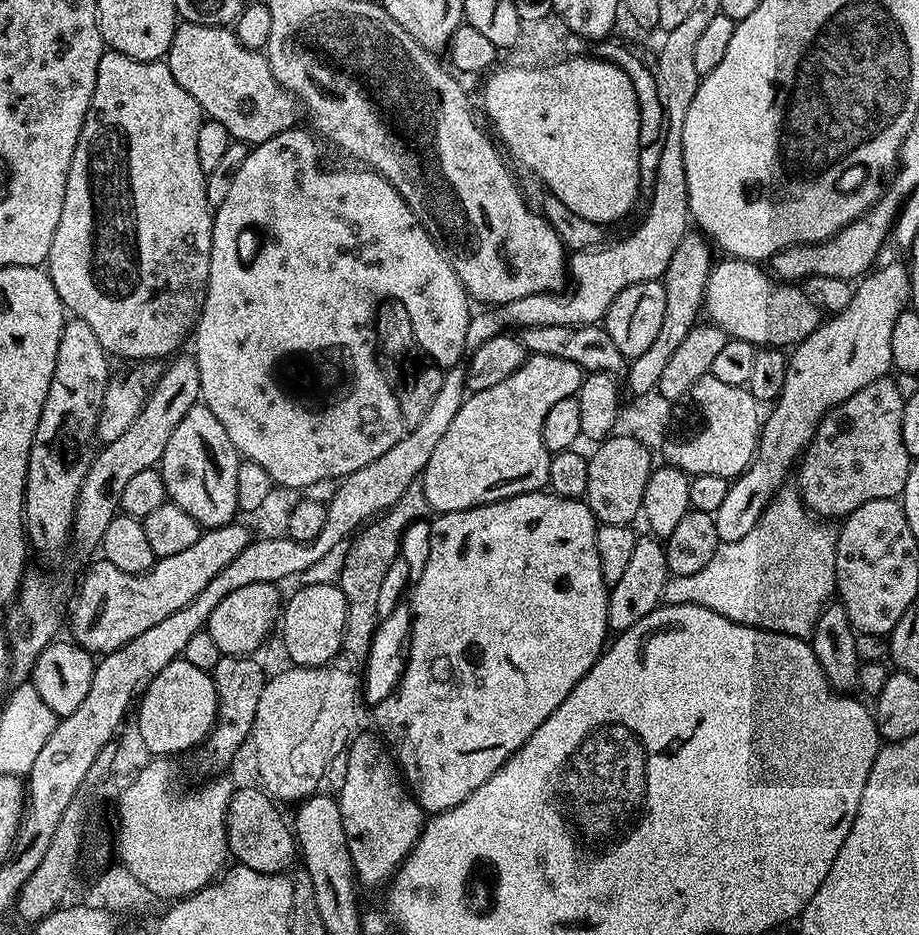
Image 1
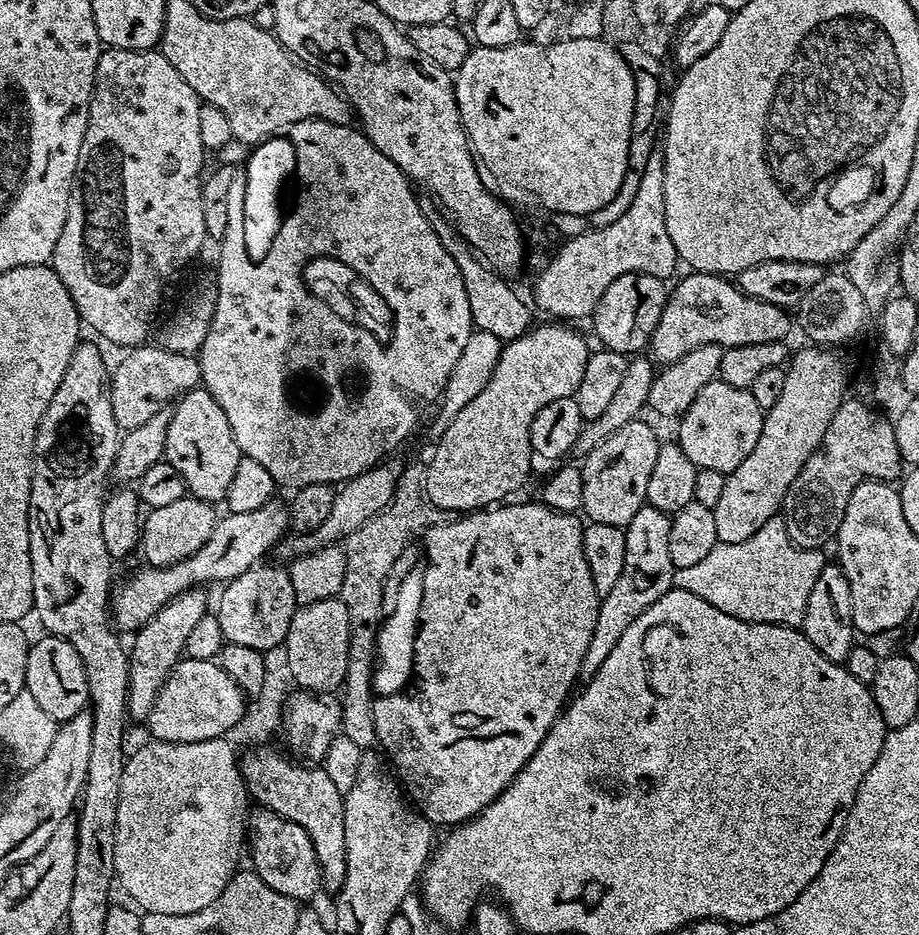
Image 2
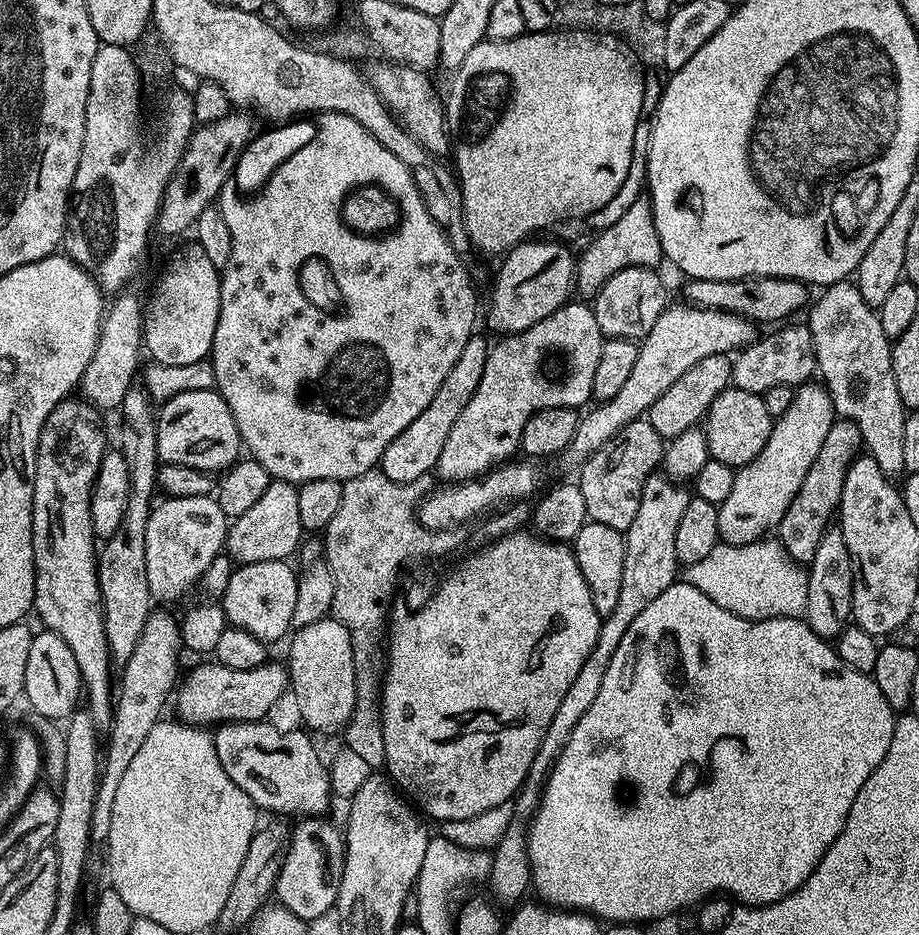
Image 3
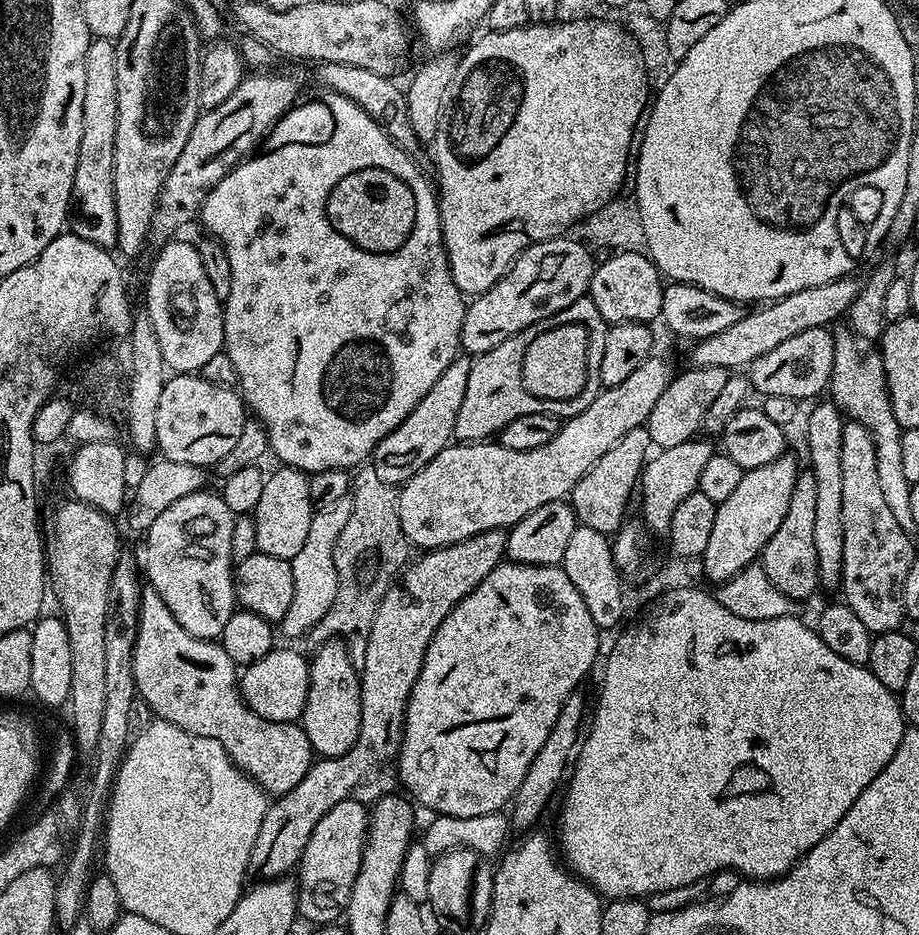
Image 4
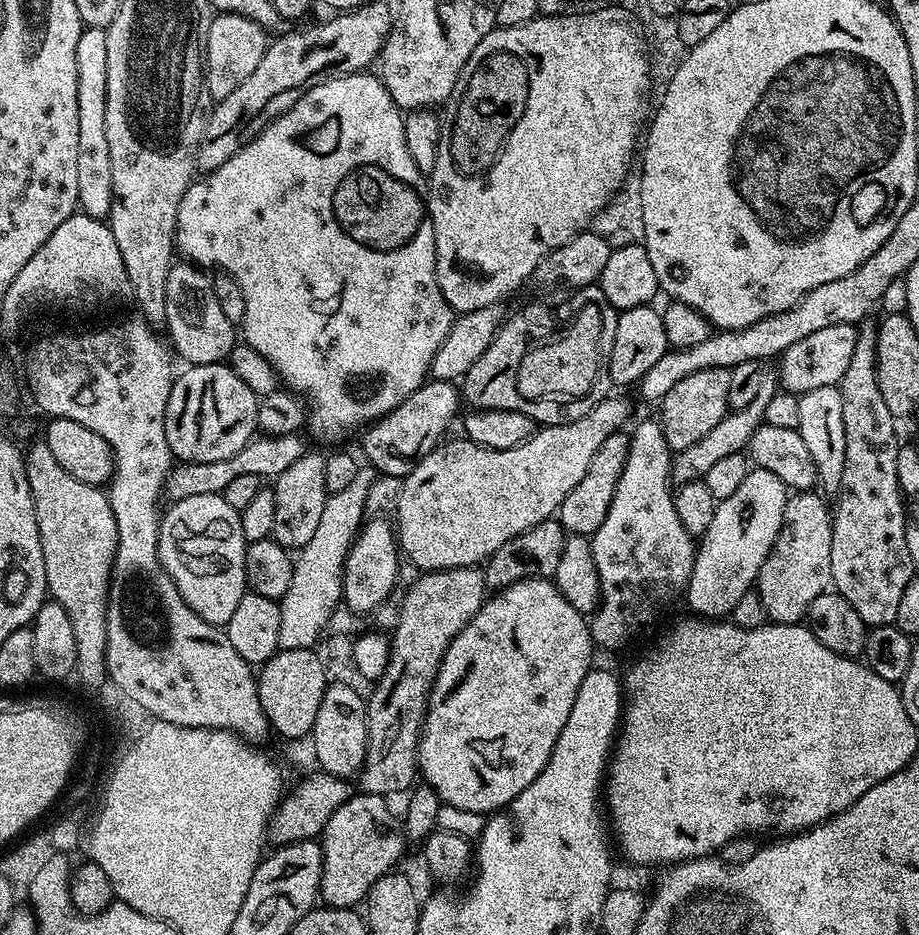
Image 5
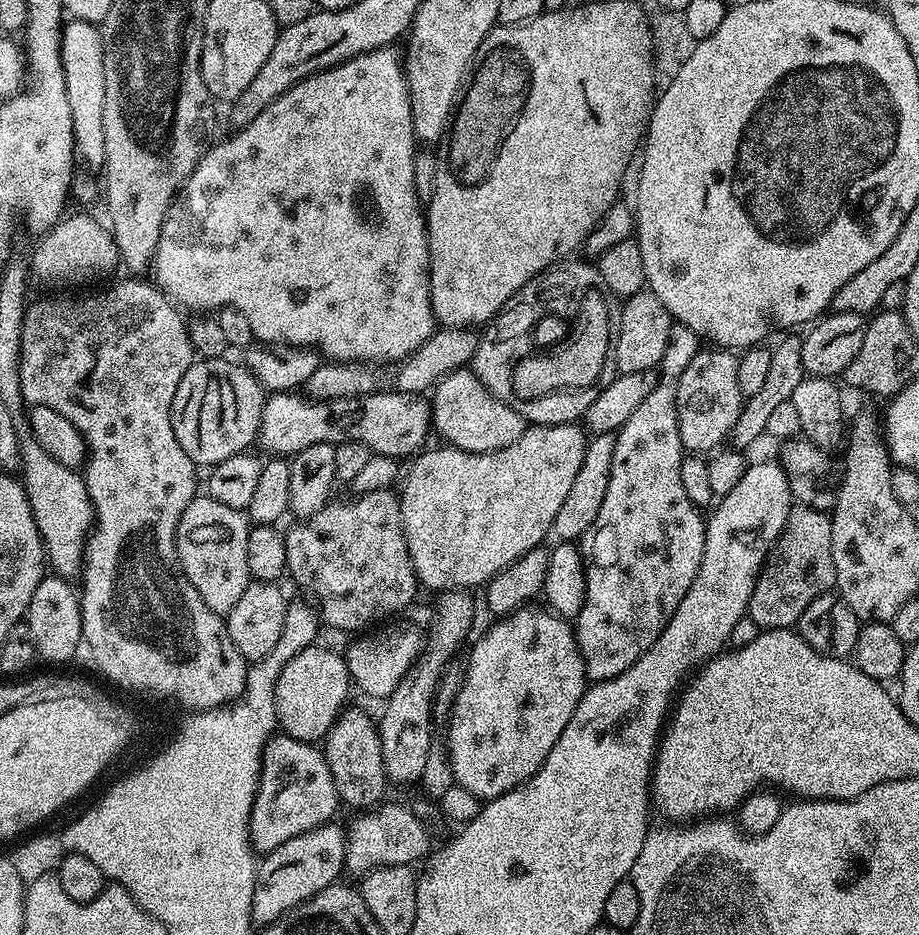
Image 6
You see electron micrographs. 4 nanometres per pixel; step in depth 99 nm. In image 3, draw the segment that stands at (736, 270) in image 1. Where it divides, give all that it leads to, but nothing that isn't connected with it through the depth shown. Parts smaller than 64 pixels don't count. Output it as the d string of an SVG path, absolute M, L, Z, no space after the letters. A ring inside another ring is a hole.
M687 302L679 303L669 303L668 307L664 309L664 313L658 318L658 322L654 322L650 334L646 334L644 339L639 341L640 349L638 350L638 359L634 361L634 371L631 372L630 379L622 385L622 390L618 390L618 394L614 394L614 398L601 400L592 406L596 408L589 407L580 416L578 428L574 430L574 438L568 443L566 449L566 456L569 456L570 459L576 460L575 462L587 460L602 445L610 442L610 438L614 438L627 424L641 419L647 413L648 408L654 406L654 402L658 402L658 398L662 398L662 394L666 394L666 390L670 390L670 386L674 386L674 382L678 382L678 378L682 378L682 374L686 374L686 370L690 370L690 366L694 366L694 362L702 362L702 358L706 358L710 354L735 353L741 348L748 347L753 340L757 339L757 325L753 321L747 320L746 317L739 316L737 312L725 312L723 308L701 308Z

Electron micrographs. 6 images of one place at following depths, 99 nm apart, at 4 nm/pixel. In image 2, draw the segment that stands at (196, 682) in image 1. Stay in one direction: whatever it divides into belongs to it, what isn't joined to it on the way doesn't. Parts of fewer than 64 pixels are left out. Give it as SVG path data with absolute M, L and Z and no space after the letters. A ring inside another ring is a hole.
M181 658L164 680L146 721L149 737L162 742L206 742L210 738L225 737L227 731L246 713L244 691L222 670L215 660Z

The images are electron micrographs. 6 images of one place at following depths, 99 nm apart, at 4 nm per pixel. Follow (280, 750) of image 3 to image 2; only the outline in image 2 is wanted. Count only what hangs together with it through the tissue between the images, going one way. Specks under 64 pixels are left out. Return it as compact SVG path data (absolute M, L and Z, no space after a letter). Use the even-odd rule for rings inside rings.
M252 746L243 753L239 765L244 776L244 787L259 807L277 812L284 820L298 822L298 826L302 826L302 830L310 834L310 842L314 844L314 854L318 858L323 891L335 894L346 882L348 823L344 813L344 793L338 790L323 767L309 766L304 762L295 764L294 761L287 760L278 749L268 747Z

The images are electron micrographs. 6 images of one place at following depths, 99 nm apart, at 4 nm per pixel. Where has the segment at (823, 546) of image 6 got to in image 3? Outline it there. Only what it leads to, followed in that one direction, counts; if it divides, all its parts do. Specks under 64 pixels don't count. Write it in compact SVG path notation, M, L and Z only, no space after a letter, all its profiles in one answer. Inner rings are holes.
M840 418L832 423L830 434L826 434L826 442L822 442L822 450L818 450L818 458L814 458L814 466L806 470L806 478L802 478L802 486L798 494L794 494L794 502L790 502L778 529L781 546L797 564L808 566L814 558L819 540L833 523L840 507L840 495L846 482L848 467L852 465L861 448L859 428L854 421Z

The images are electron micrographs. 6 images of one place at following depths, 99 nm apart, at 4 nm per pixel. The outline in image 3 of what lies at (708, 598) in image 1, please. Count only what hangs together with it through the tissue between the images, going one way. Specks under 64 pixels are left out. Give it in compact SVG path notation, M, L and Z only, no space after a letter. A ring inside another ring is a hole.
M761 538L749 544L716 544L706 558L687 565L682 572L683 583L694 586L710 598L710 602L718 602L722 610L730 610L730 614L738 614L747 620L769 620L783 616L803 617L806 610L806 590L808 589L808 573L801 565L790 558L790 554L781 546L779 539Z

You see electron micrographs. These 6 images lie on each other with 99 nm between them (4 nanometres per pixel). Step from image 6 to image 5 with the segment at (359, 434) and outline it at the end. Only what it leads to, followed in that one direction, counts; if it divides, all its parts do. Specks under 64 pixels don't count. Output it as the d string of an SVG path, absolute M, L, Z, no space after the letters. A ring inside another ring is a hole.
M429 379L410 398L406 398L381 420L374 420L363 429L364 456L382 476L405 477L427 452L445 439L444 431L462 405L462 392L453 381ZM265 434L257 435L249 440L238 454L230 454L230 458L218 458L218 462L190 462L185 460L177 463L164 480L163 495L169 496L169 501L175 502L182 498L194 498L198 494L220 494L223 493L234 478L242 474L254 474L261 478L275 478L286 470L298 458L302 458L306 451L306 445L300 434L269 436Z

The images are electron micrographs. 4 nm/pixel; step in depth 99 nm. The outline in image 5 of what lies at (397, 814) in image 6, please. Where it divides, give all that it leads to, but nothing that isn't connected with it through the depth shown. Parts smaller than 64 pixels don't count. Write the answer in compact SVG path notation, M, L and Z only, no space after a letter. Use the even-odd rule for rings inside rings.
M353 794L330 814L318 840L324 859L319 899L327 907L355 909L363 905L374 882L399 865L396 863L406 846L405 832L388 804L383 796Z

